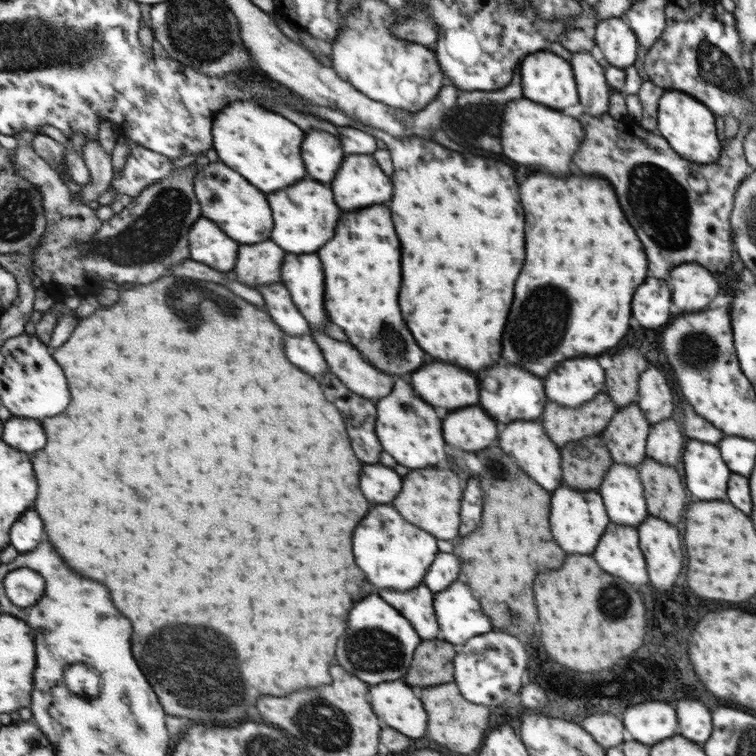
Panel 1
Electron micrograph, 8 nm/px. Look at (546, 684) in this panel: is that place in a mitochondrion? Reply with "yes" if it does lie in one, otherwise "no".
no

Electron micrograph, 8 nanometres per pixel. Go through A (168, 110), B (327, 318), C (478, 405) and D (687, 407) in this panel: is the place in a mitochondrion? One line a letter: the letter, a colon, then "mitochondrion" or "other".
A: other
B: other
C: other
D: other

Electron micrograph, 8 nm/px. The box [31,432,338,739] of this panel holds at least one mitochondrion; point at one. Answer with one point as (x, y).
(206, 679)

